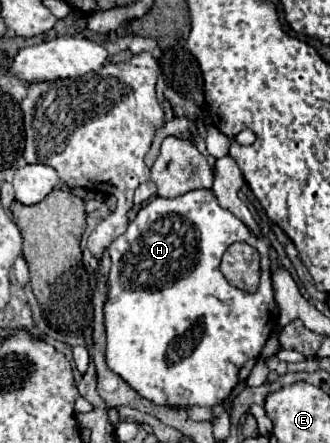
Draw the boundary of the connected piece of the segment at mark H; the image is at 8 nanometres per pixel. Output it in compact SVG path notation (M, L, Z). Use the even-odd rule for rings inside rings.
M196 189L174 199L152 199L138 211L126 233L108 247L108 253L112 259L108 299L104 303L108 369L154 405L188 409L192 405L214 407L224 403L230 391L246 381L276 327L278 309L272 293L268 243L254 237L240 219L222 209L210 189ZM236 241L244 241L260 253L262 277L254 293L234 287L220 271L222 255Z

